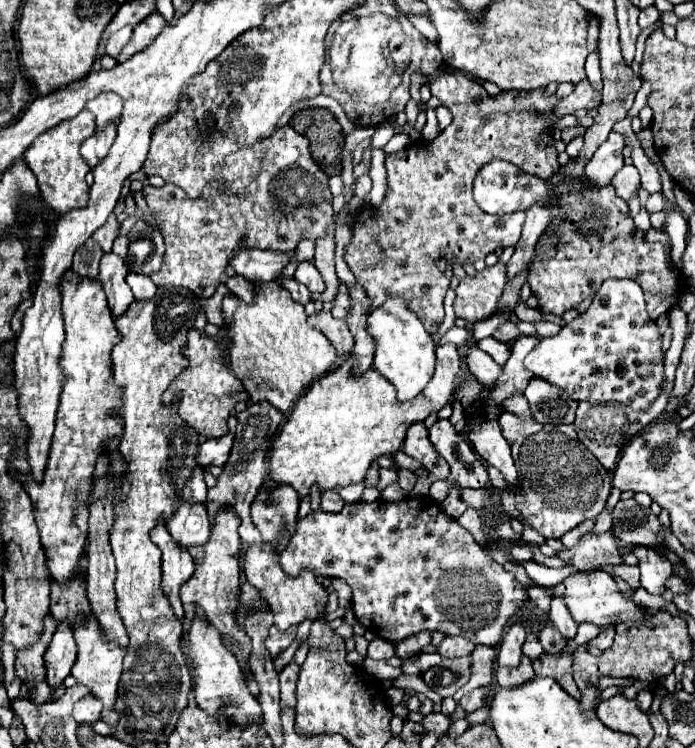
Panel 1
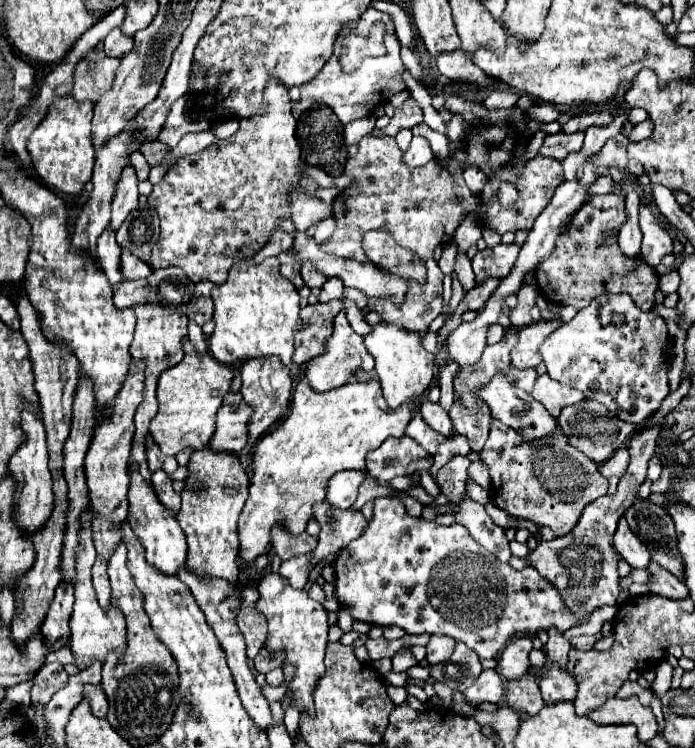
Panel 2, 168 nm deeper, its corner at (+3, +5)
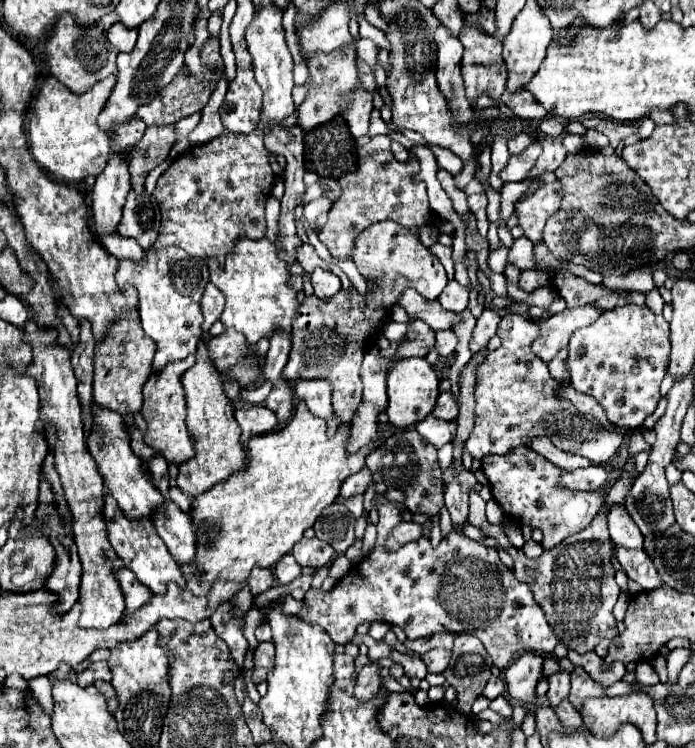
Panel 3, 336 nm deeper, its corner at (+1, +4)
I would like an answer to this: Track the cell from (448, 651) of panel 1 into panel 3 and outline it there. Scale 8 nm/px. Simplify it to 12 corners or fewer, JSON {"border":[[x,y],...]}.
{"border":[[430,649],[422,655],[428,673],[444,673],[450,653]]}

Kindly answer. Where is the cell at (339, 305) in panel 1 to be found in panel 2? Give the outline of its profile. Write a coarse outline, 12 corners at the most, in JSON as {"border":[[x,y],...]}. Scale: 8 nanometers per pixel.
{"border":[[340,278],[328,279],[322,288],[320,300],[330,302],[343,297]]}

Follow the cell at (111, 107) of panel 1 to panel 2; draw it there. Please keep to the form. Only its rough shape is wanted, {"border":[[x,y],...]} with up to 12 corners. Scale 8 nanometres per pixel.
{"border":[[100,48],[76,66],[72,96],[100,100],[118,58]]}

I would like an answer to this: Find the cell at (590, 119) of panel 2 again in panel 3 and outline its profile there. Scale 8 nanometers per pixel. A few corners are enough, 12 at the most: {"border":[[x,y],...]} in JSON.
{"border":[[588,119],[588,129],[600,129],[608,135],[612,147],[636,133],[634,125],[614,119]]}

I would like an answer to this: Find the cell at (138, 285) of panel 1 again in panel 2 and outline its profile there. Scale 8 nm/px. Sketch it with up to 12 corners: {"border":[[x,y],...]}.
{"border":[[122,250],[122,274],[126,280],[148,278],[146,262]]}

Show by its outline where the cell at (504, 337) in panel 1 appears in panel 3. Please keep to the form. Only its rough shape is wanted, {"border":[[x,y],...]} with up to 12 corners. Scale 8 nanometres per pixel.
{"border":[[486,307],[470,339],[478,353],[496,335],[500,315]]}

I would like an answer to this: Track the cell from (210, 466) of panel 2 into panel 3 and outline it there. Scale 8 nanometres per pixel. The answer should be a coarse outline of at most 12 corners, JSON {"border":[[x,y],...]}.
{"border":[[198,343],[182,375],[196,455],[178,487],[196,497],[246,469],[234,405]]}

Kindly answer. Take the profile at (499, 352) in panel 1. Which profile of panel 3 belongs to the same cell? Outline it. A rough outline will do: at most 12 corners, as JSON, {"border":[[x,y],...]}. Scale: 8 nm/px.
{"border":[[506,313],[478,367],[478,461],[548,435],[606,463],[624,437],[600,429],[530,353],[538,325]]}

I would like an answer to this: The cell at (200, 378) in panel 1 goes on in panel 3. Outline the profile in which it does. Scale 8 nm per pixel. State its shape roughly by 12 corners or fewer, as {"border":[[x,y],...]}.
{"border":[[172,361],[144,385],[144,443],[176,465],[194,457],[180,375]]}

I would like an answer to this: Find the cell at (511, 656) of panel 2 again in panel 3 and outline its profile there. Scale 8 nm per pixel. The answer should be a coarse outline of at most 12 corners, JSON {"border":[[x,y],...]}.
{"border":[[520,655],[506,669],[506,691],[532,705],[544,659]]}

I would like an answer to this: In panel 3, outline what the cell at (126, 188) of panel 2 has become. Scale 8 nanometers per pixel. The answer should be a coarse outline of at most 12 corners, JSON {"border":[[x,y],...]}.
{"border":[[176,125],[148,127],[130,157],[136,191],[176,143]]}

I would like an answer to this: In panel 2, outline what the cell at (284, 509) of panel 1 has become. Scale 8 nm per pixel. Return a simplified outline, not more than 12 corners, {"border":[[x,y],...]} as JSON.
{"border":[[272,526],[272,552],[282,560],[316,548],[318,538]]}

